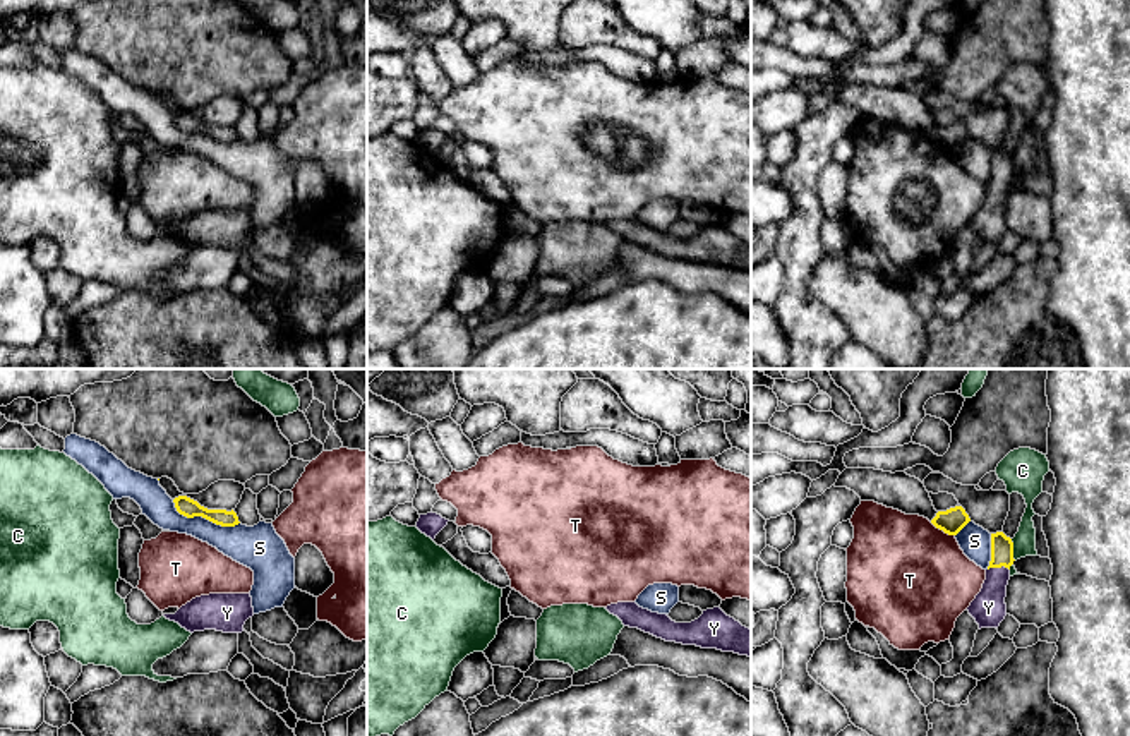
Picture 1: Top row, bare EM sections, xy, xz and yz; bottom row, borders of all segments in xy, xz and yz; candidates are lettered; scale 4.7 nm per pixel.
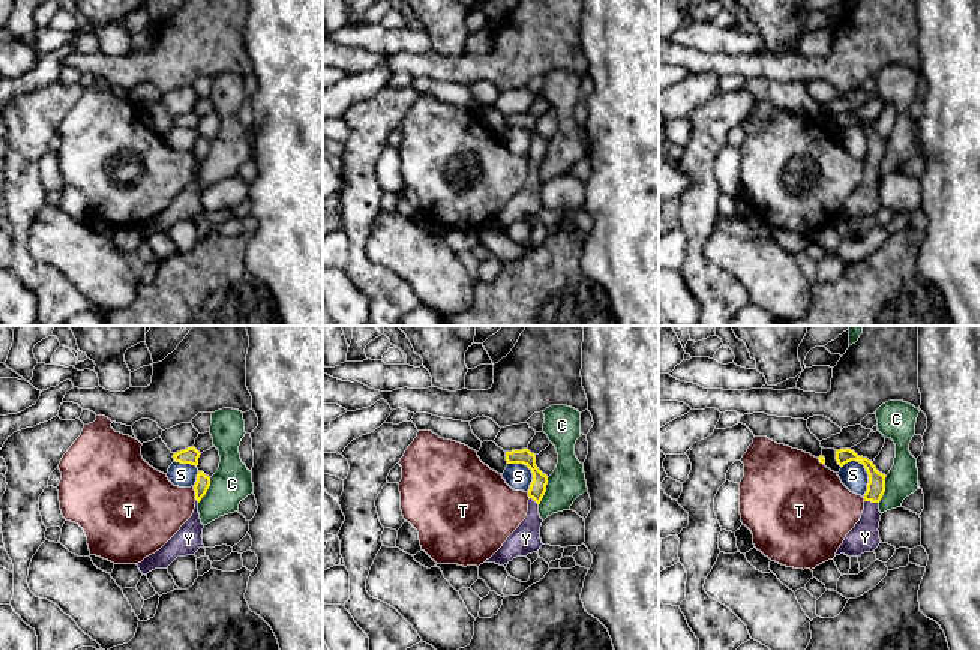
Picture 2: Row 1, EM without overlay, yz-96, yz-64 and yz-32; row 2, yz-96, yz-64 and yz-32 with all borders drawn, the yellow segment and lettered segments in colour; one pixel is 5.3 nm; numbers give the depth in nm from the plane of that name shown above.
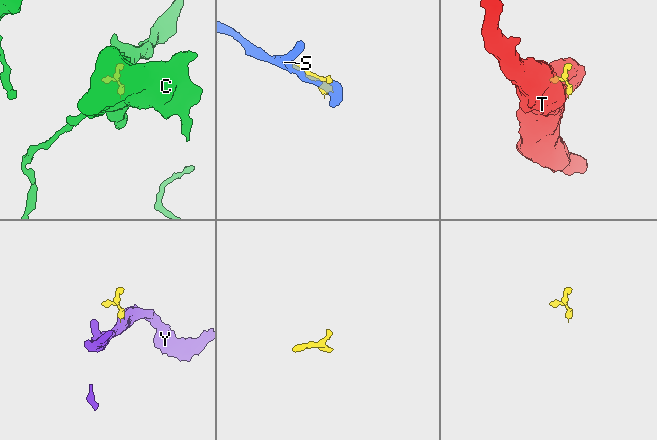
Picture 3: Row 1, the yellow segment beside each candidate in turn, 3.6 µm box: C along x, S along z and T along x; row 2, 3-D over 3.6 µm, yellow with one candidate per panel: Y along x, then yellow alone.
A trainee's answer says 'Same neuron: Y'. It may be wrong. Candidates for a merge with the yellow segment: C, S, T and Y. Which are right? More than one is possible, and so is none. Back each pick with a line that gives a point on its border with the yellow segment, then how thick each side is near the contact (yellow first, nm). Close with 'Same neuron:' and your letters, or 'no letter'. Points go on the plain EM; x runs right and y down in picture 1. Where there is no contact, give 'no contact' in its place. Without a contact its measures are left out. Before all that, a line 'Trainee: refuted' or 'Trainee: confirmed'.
Trainee: confirmed
Y: contact yz (998, 182); calibres 110 and 160 nm
Same neuron: Y

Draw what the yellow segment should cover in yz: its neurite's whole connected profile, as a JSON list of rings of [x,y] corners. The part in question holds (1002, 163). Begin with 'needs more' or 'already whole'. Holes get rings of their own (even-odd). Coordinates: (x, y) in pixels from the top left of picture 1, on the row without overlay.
needs more; [[[1003,148],[991,149],[991,177],[981,208],[967,223],[981,244],[998,244],[1007,232],[1007,201],[1013,180],[1013,158]]]

